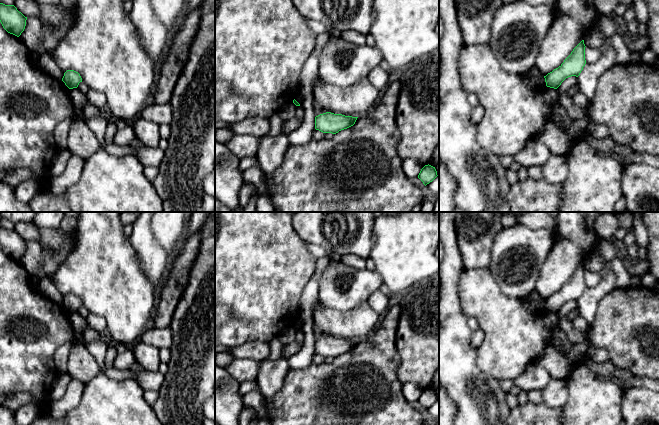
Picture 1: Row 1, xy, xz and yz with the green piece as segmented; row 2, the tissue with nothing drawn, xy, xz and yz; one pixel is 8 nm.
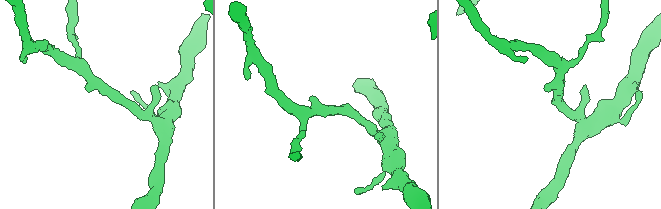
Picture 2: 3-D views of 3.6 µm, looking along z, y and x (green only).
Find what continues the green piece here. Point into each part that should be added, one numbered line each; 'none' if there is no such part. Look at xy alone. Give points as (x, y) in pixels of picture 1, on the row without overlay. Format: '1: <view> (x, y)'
none

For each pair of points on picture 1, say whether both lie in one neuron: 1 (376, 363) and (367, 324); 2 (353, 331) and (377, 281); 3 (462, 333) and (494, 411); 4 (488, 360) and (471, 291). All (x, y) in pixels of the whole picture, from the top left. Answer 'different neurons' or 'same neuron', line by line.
1: different neurons
2: different neurons
3: same neuron
4: same neuron

